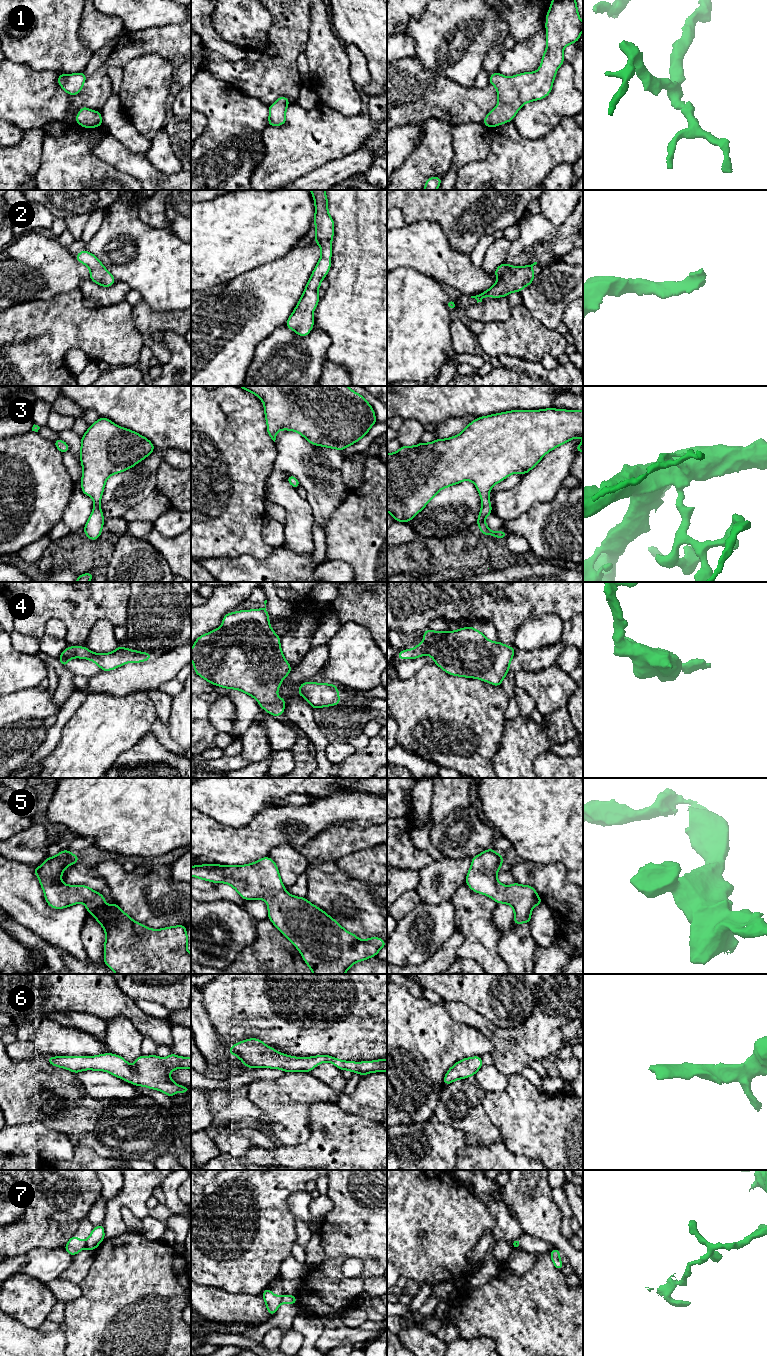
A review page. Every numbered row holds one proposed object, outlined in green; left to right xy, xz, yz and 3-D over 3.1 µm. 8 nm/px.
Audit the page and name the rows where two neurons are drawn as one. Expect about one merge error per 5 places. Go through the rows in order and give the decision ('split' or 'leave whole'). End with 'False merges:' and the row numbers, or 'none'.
1: leave whole
2: leave whole
3: leave whole
4: leave whole
5: leave whole
6: leave whole
7: split
False merges: 7

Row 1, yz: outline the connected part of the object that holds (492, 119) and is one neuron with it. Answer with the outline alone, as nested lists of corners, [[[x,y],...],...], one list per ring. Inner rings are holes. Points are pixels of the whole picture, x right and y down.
[[[552,0],[545,27],[547,47],[536,72],[506,77],[497,71],[490,76],[489,84],[496,87],[498,103],[484,118],[485,126],[510,122],[524,104],[550,94],[556,72],[565,62],[564,48],[576,43],[583,31],[576,0]]]

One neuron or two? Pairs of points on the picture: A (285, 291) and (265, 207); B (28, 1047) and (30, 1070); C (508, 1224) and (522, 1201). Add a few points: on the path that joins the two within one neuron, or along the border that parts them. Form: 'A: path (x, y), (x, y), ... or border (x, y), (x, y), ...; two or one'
A: border (297, 245), (292, 247), (283, 256), (256, 268); two
B: border (38, 1054), (19, 1060), (10, 1059); two
C: border (515, 1217), (523, 1232); two

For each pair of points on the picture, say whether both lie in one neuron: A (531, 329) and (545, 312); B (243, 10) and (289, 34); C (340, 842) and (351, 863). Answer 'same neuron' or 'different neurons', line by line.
A: different neurons
B: different neurons
C: different neurons

